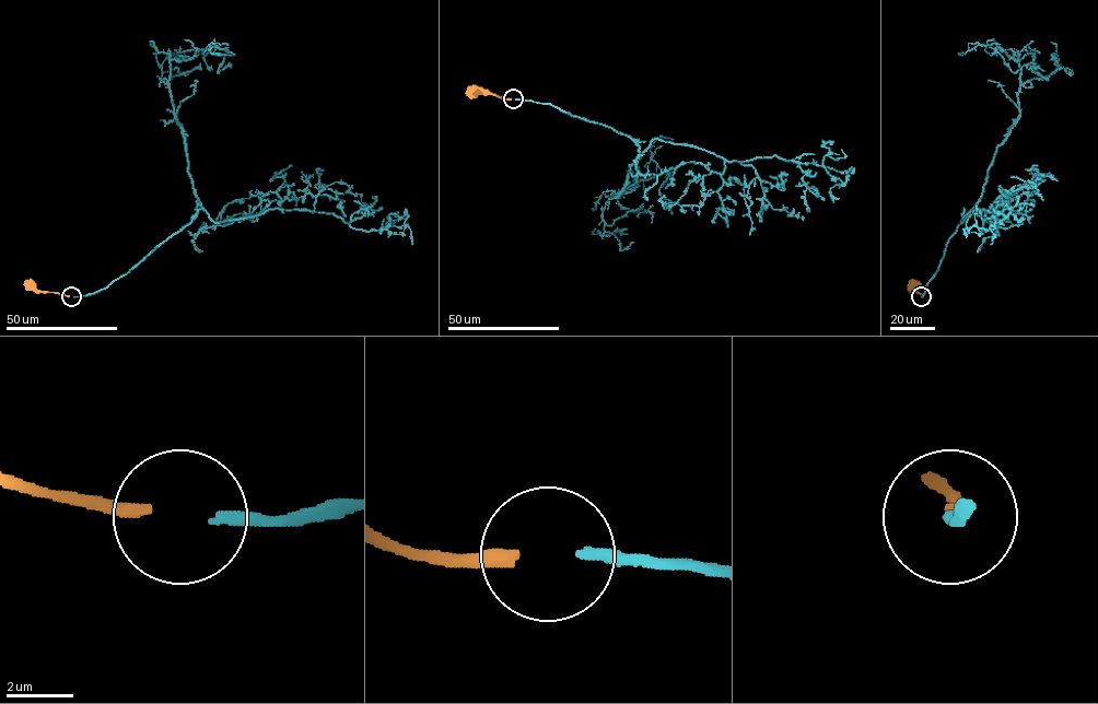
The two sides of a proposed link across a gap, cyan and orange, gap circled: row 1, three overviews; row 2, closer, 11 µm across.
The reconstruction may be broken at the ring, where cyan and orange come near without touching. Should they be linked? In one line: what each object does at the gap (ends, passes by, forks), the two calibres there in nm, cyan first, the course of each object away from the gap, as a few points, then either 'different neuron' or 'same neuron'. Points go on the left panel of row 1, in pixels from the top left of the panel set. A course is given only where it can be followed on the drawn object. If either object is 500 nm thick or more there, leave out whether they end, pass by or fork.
cyan ends there; orange ends there; 320 nm thick on the cyan side, 400 nm on the other; cyan runs (73, 297), (106, 288), (196, 215), (170, 61), (217, 47), (228, 51), (217, 71), (230, 63); orange runs (69, 296), (32, 290), (24, 281); same neuron

